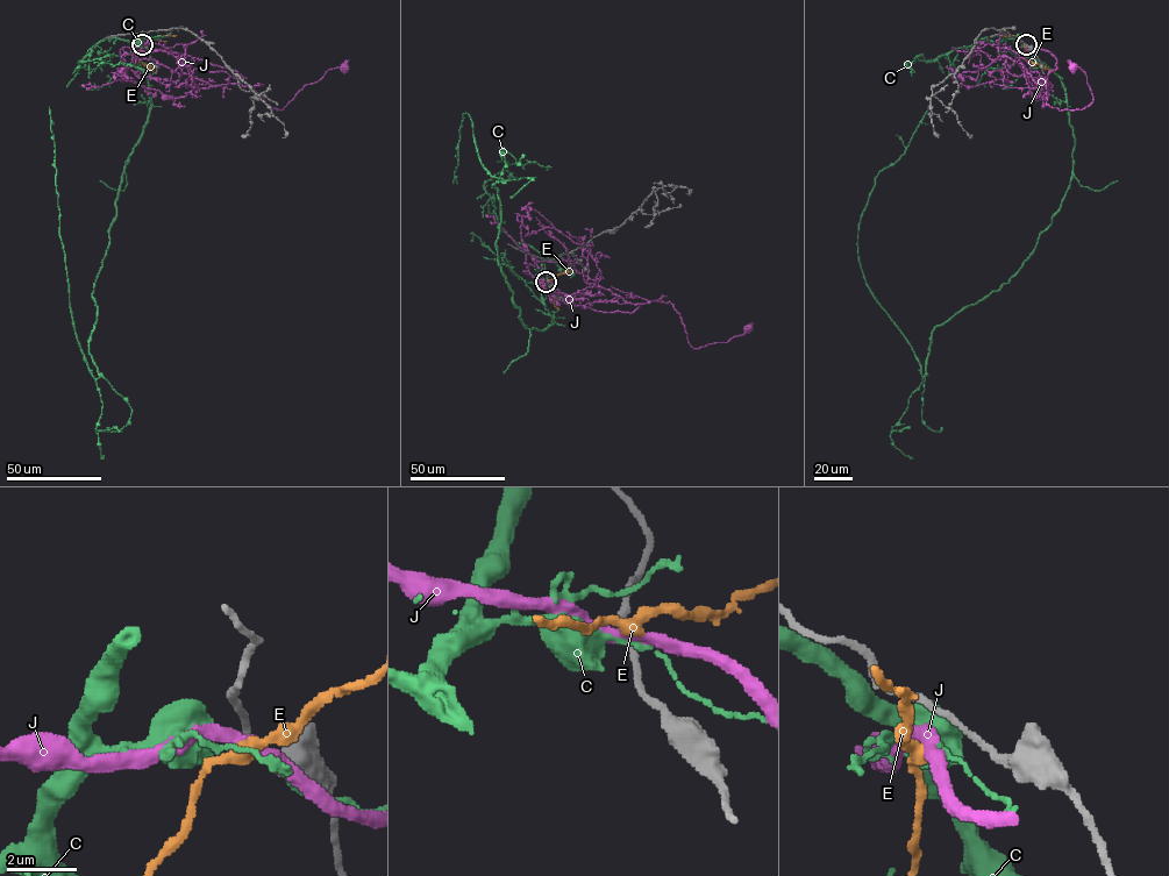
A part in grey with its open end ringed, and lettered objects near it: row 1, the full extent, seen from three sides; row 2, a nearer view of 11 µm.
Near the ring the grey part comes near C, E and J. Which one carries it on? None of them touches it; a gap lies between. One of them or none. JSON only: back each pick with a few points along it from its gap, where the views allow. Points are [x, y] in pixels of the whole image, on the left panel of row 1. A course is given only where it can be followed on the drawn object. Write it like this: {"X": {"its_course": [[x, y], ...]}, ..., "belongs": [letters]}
{"C": {"its_course": [[142, 45], [133, 52], [150, 111], [126, 163], [94, 283], [88, 354], [97, 378], [70, 303], [49, 107]]}, "belongs": ["C"]}

